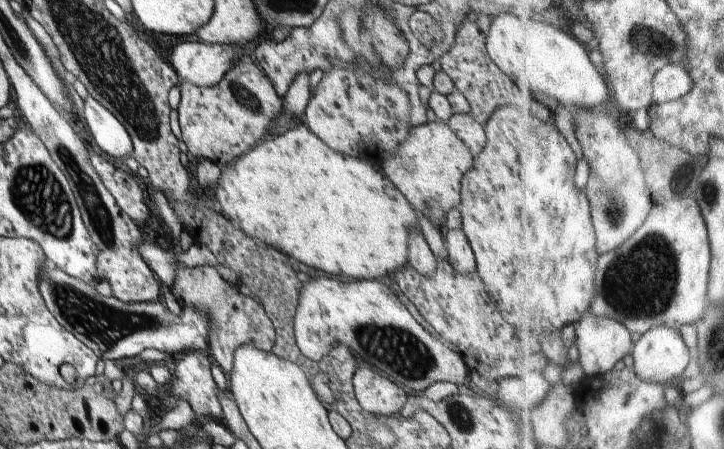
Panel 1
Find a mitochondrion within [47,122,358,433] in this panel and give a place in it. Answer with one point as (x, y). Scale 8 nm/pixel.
(98, 216)

